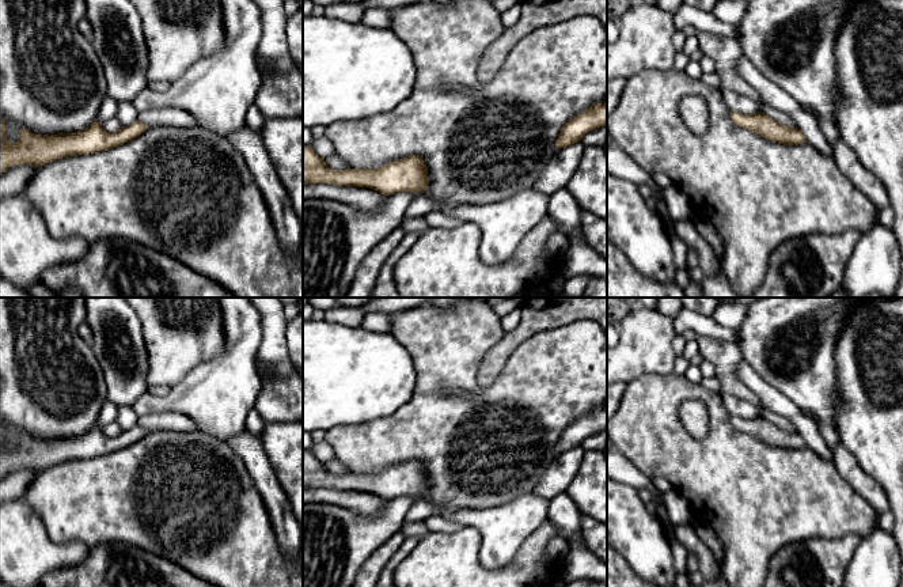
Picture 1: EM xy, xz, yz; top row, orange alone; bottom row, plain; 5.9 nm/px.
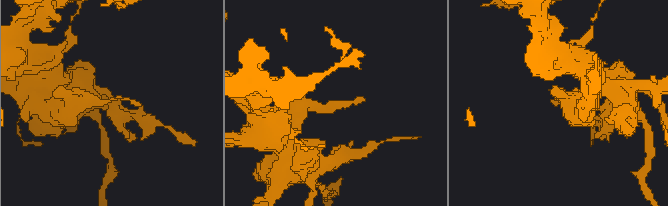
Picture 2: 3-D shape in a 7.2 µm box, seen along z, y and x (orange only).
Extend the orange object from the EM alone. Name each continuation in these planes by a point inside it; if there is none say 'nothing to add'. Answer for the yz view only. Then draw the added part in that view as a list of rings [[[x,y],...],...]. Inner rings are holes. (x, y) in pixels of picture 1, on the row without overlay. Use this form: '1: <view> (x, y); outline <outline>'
nothing to add

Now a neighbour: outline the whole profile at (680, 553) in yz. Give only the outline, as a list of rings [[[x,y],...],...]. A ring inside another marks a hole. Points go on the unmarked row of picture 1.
[[[674,534],[669,537],[669,545],[674,553],[675,569],[678,573],[687,572],[687,556],[688,550],[675,538]]]

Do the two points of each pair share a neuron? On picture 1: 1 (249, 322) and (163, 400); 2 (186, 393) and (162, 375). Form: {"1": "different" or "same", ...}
{"1": "same", "2": "different"}

